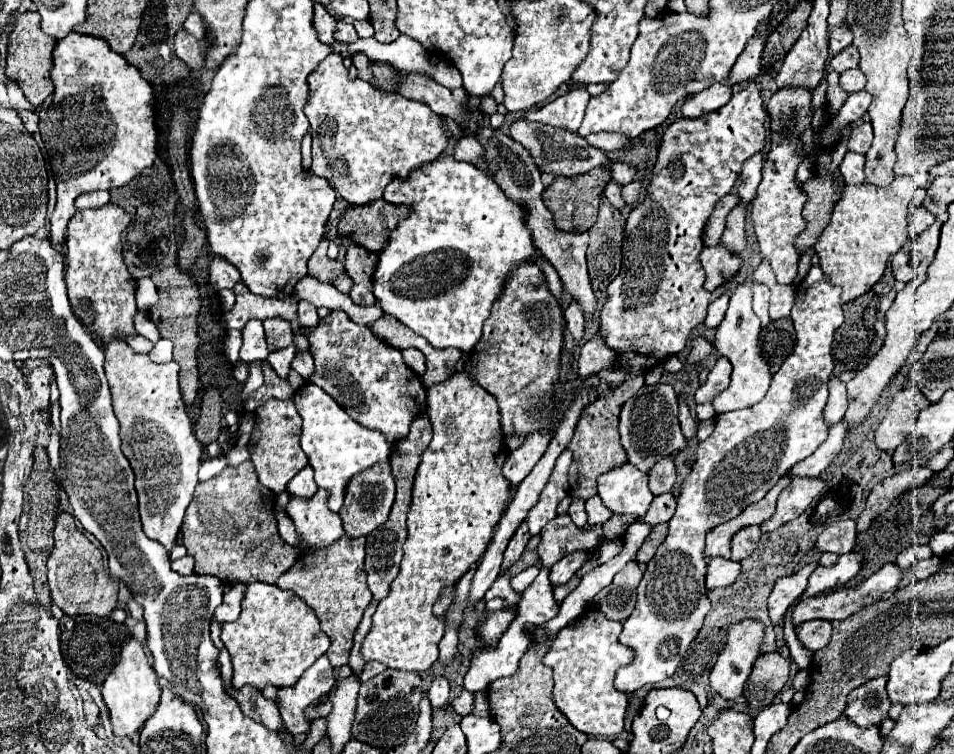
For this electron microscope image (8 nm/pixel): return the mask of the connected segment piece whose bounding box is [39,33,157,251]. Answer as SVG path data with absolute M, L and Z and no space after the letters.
M67 33L67 37L59 39L55 49L53 49L53 67L51 67L51 81L55 85L55 91L53 91L53 99L51 99L51 105L47 109L41 109L39 113L39 133L45 141L45 149L47 149L47 155L49 155L49 163L51 163L51 171L53 171L53 177L55 177L55 183L57 183L57 205L55 205L55 211L51 215L51 245L57 249L57 251L63 251L65 249L65 233L67 233L67 223L69 219L73 217L73 203L79 195L83 193L89 193L89 191L97 191L97 189L113 189L113 187L121 187L121 185L127 185L139 171L143 171L145 167L151 167L155 157L157 157L157 125L155 125L155 107L153 107L153 89L147 81L143 81L143 77L139 77L139 71L133 67L133 65L127 65L127 61L123 61L121 55L117 53L111 53L111 49L107 49L107 43L105 41L99 41L97 37L87 37L87 35L81 35L81 33Z

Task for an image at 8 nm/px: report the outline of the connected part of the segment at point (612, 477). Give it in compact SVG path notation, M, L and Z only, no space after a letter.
M623 463L599 477L599 497L611 513L631 513L635 517L643 517L653 501L647 475L631 463Z

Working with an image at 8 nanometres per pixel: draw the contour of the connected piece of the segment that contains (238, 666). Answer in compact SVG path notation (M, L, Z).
M251 583L247 585L241 607L243 611L237 621L221 625L221 641L231 655L235 687L253 685L257 689L263 689L267 683L275 687L291 687L307 671L307 667L311 667L329 649L329 637L321 631L315 611L291 591L281 591L277 585Z

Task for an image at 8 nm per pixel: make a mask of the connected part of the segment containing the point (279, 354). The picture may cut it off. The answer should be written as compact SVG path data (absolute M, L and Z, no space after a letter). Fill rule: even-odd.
M291 345L291 347L285 347L285 349L279 349L279 351L273 351L273 353L269 353L269 357L267 357L267 363L275 369L275 373L281 377L281 379L287 379L287 375L289 375L289 365L291 365L291 359L295 357L295 345Z

